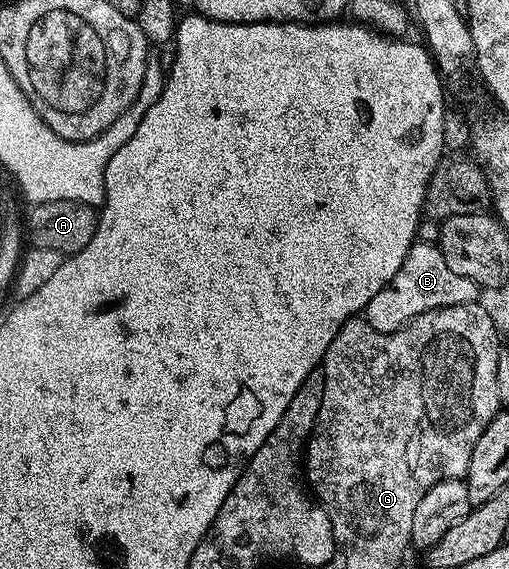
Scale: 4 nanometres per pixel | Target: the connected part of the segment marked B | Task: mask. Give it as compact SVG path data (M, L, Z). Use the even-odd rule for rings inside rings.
M424 239L413 242L407 251L407 259L403 259L403 267L395 271L395 275L367 303L363 311L363 319L375 331L390 333L399 331L411 319L423 315L432 309L439 307L455 307L463 303L471 303L478 300L479 286L471 279L463 279L463 275L455 275L451 267L447 267L447 259L443 259L441 250L436 244L429 245Z

